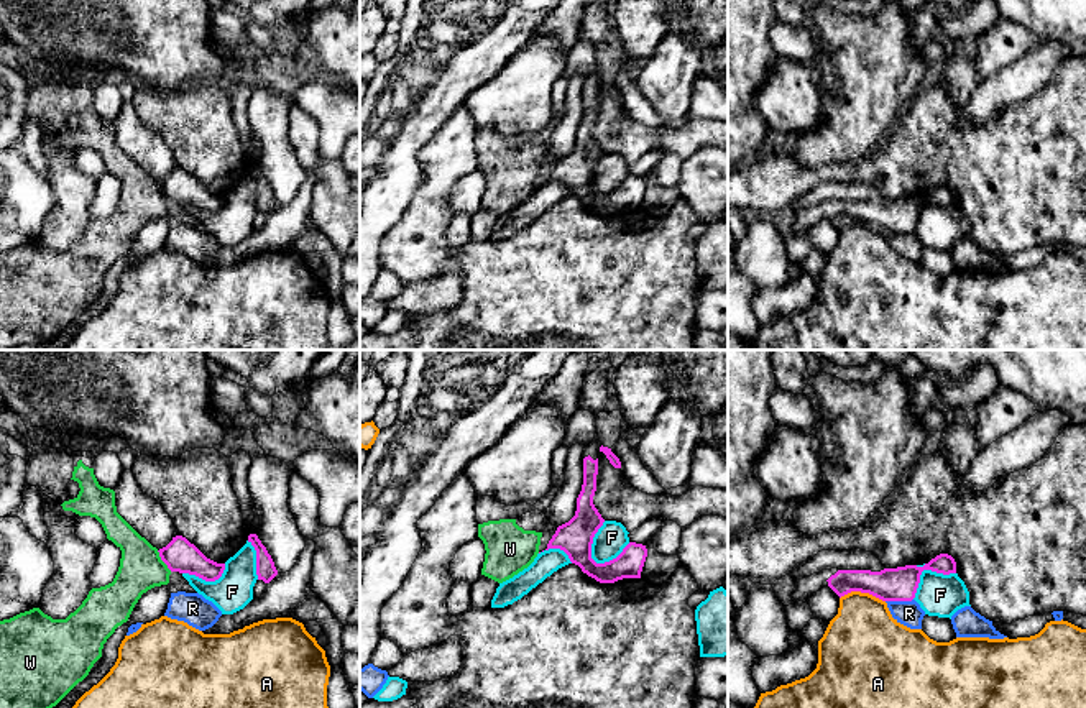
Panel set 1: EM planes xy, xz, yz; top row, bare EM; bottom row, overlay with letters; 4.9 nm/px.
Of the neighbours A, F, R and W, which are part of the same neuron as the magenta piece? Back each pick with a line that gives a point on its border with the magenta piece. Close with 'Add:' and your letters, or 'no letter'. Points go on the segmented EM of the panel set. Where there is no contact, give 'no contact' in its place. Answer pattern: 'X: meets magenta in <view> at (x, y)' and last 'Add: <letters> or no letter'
Add: no letter

